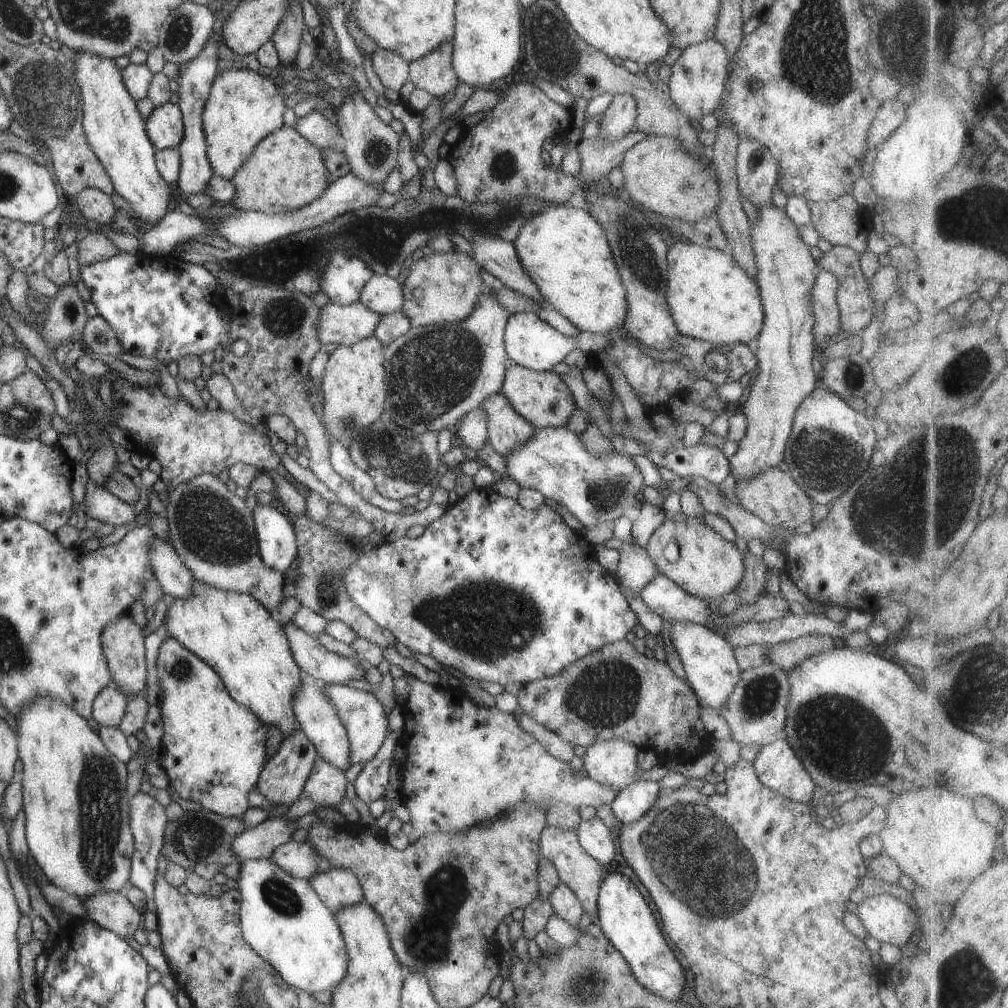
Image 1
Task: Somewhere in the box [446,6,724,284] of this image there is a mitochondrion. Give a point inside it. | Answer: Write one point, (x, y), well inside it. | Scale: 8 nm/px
(548, 38)

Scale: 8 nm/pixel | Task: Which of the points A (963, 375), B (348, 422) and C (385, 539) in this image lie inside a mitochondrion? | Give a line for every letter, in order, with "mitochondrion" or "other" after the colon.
A: mitochondrion
B: mitochondrion
C: other

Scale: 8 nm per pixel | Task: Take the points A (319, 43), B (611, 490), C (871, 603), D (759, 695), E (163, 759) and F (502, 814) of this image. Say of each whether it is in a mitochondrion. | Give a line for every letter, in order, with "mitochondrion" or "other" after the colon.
A: other
B: mitochondrion
C: other
D: mitochondrion
E: other
F: other

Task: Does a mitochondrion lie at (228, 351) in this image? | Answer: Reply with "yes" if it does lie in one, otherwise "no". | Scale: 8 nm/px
no

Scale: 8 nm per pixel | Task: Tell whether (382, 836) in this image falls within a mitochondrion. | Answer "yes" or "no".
no

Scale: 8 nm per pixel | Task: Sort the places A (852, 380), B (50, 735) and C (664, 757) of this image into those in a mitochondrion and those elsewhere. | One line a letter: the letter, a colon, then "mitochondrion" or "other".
A: mitochondrion
B: other
C: other

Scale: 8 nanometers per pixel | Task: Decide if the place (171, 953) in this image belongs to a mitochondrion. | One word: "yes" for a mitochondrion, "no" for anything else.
no

